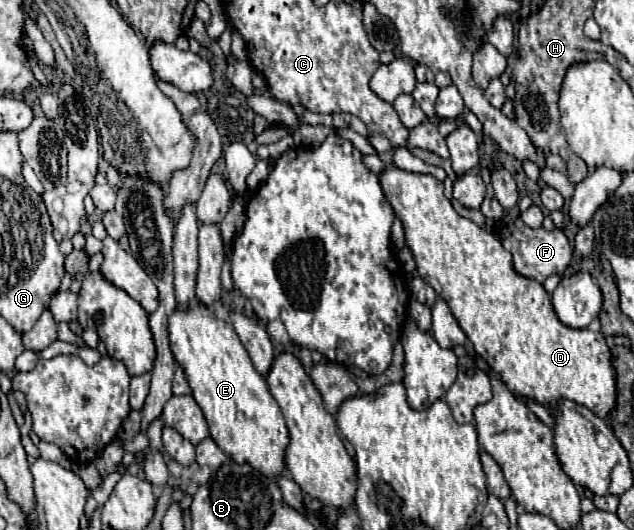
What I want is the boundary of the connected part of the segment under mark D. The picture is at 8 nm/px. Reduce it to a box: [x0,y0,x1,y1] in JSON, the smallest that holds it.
[380,165,614,419]

